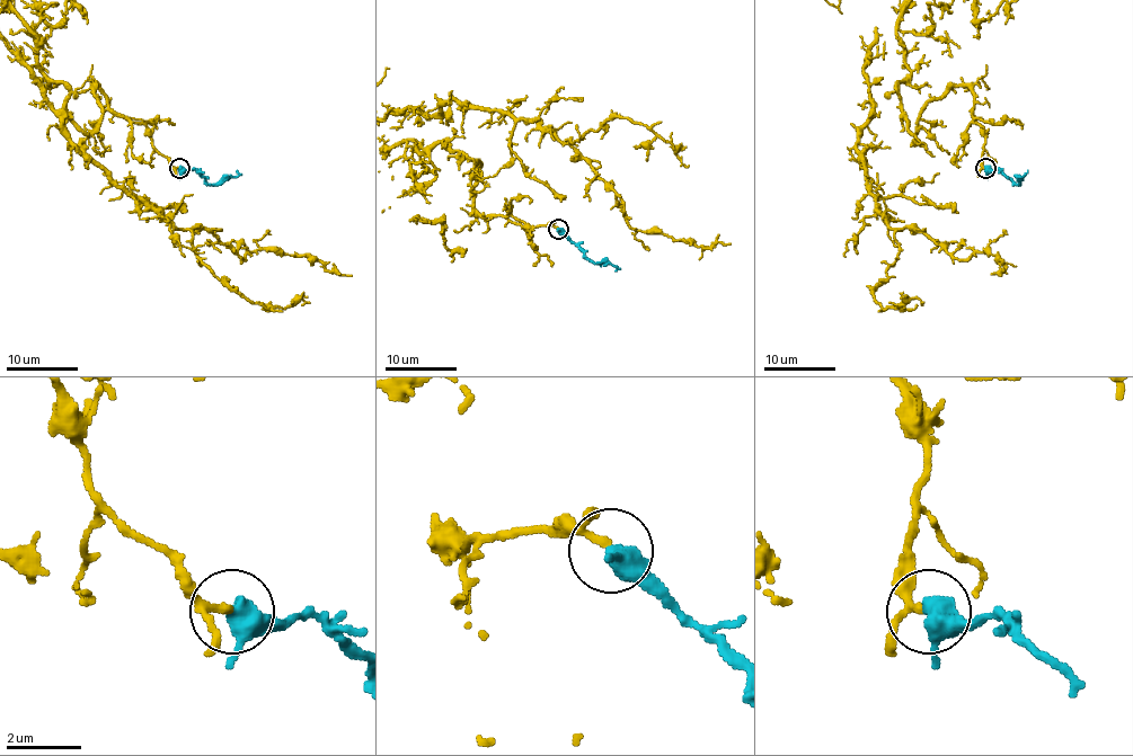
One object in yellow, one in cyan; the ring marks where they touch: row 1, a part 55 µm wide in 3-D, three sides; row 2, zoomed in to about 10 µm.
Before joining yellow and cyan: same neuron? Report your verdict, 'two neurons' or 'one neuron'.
one neuron

